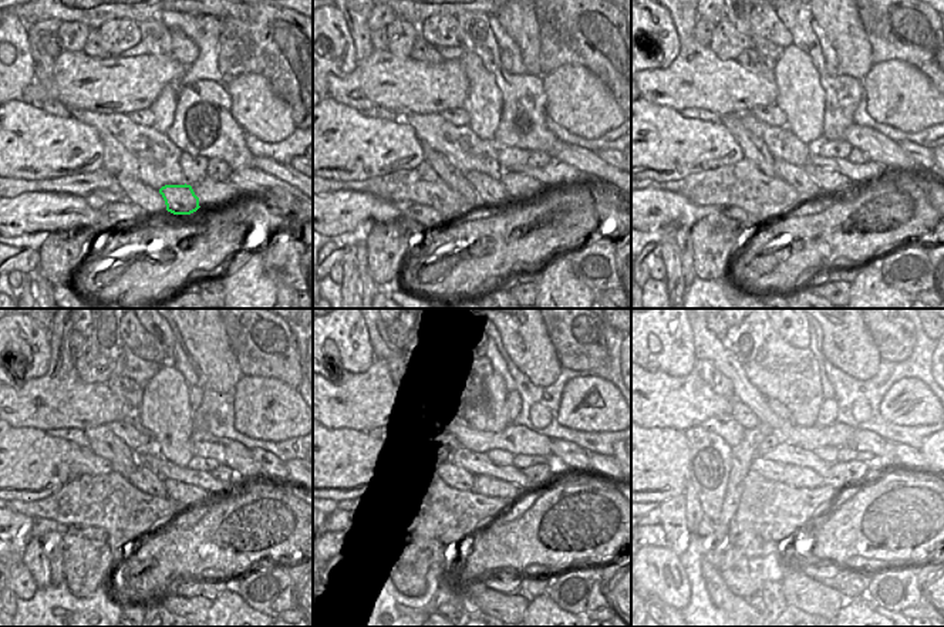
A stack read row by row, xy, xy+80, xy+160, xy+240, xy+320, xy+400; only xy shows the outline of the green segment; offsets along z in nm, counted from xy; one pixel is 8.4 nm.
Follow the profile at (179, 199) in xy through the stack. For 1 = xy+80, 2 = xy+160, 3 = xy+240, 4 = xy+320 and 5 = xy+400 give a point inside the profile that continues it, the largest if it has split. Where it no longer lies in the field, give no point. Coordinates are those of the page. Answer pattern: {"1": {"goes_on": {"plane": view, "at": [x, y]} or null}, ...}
{"1": {"goes_on": {"plane": "xy+80", "at": [491, 191]}}, "2": {"goes_on": {"plane": "xy+160", "at": [796, 177]}}, "3": {"goes_on": {"plane": "xy+240", "at": [142, 478]}}, "4": {"goes_on": {"plane": "xy+320", "at": [458, 477]}}, "5": {"goes_on": {"plane": "xy+400", "at": [774, 471]}}}

